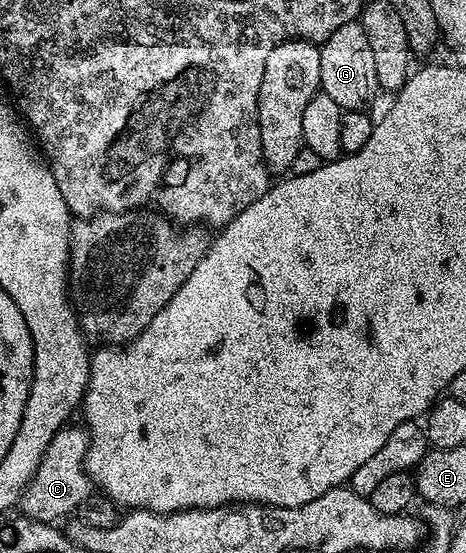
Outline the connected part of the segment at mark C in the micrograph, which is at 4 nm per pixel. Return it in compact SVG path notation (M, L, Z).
M66 426L55 434L49 443L41 465L27 485L23 496L24 515L30 520L40 520L43 524L53 524L56 519L70 517L81 508L91 495L91 477L87 471L87 449L91 443L86 431L81 427Z

